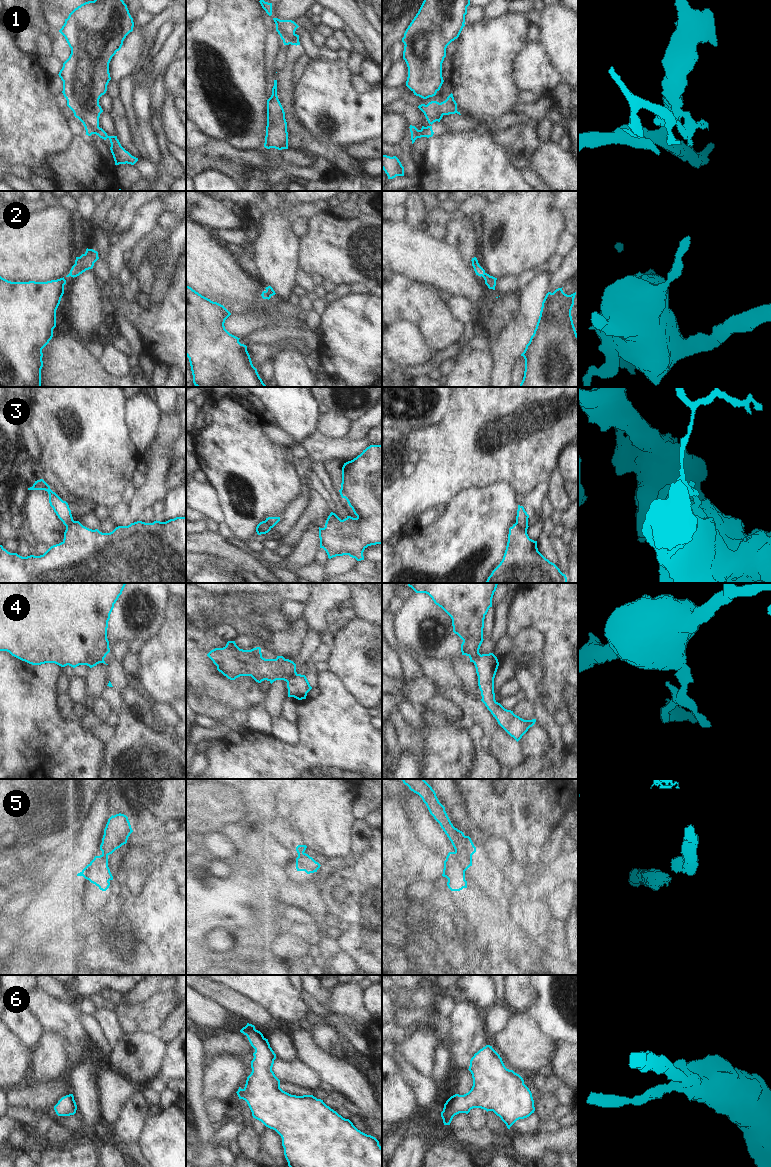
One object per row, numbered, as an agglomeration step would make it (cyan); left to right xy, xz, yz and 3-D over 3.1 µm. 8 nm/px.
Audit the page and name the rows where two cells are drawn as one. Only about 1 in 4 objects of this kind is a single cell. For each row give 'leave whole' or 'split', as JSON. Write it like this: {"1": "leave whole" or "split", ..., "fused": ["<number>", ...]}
{"1": "split", "2": "leave whole", "3": "split", "4": "split", "5": "split", "6": "leave whole", "fused": ["1", "3", "4", "5"]}

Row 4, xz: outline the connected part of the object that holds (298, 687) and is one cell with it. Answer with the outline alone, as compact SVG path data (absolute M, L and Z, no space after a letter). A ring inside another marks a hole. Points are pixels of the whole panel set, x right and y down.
M298 674L287 682L288 697L298 700L306 699L307 693L312 689L305 675Z

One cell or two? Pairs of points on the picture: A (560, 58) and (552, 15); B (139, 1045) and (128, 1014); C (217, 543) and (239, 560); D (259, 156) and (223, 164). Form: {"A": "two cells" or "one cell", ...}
{"A": "one cell", "B": "two cells", "C": "one cell", "D": "one cell"}

